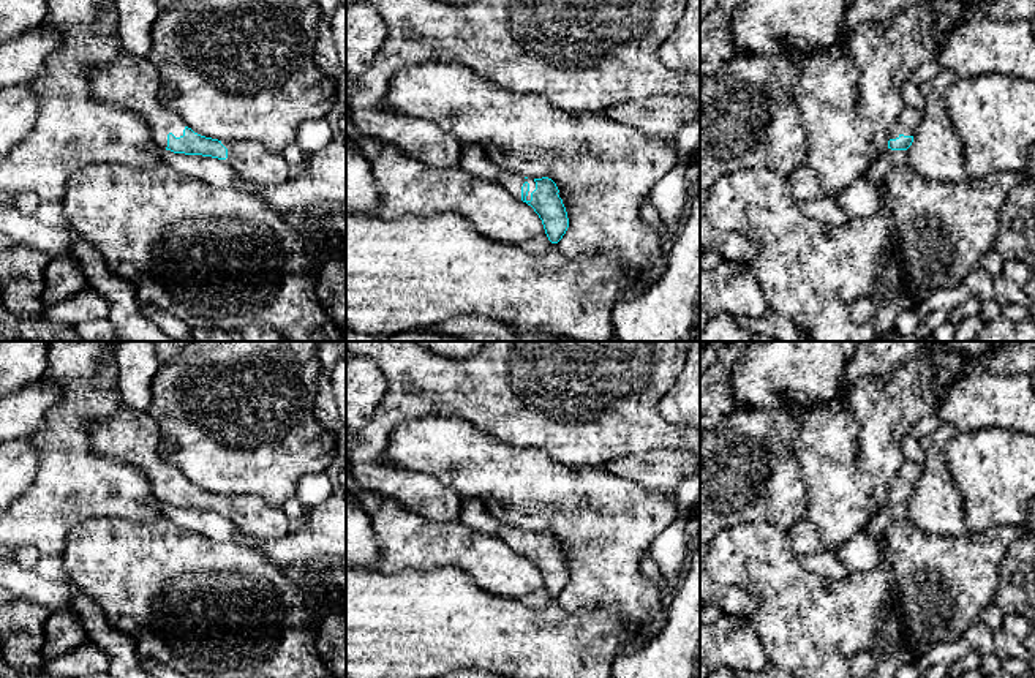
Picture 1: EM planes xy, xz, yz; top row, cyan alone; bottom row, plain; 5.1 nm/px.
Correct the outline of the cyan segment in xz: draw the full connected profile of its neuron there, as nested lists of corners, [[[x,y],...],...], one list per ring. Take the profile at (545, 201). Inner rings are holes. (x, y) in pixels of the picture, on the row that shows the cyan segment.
[[[501,171],[498,183],[512,196],[526,202],[542,220],[551,243],[558,243],[569,228],[569,218],[556,183],[548,179],[525,179],[510,171]]]

